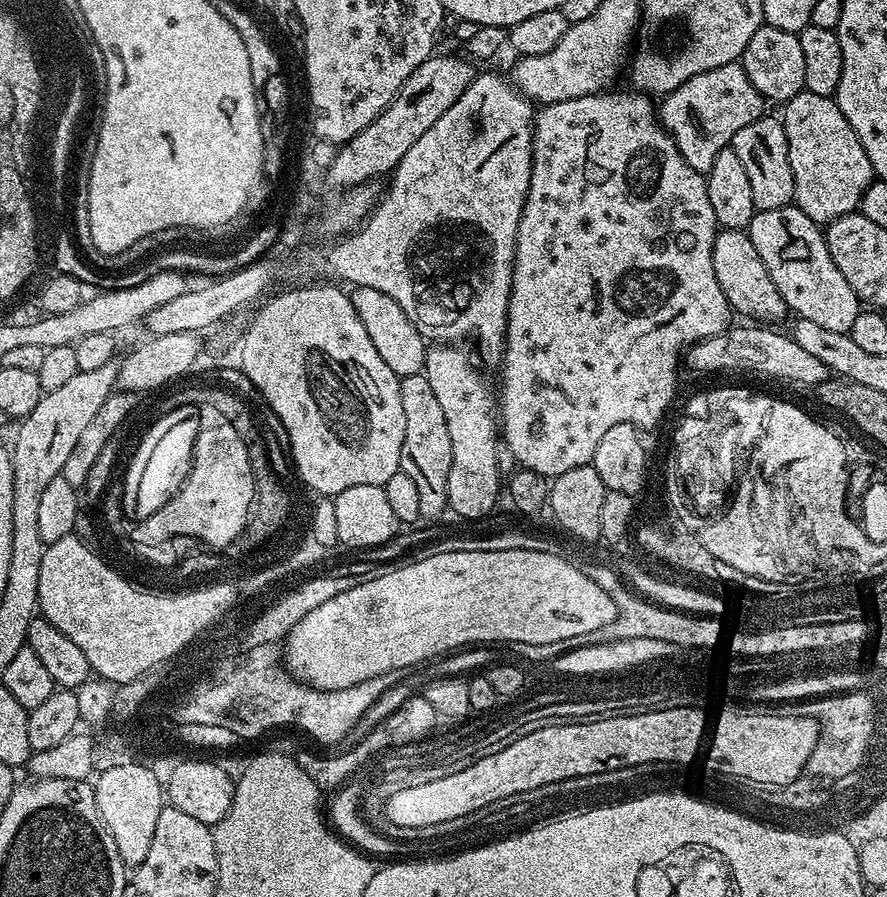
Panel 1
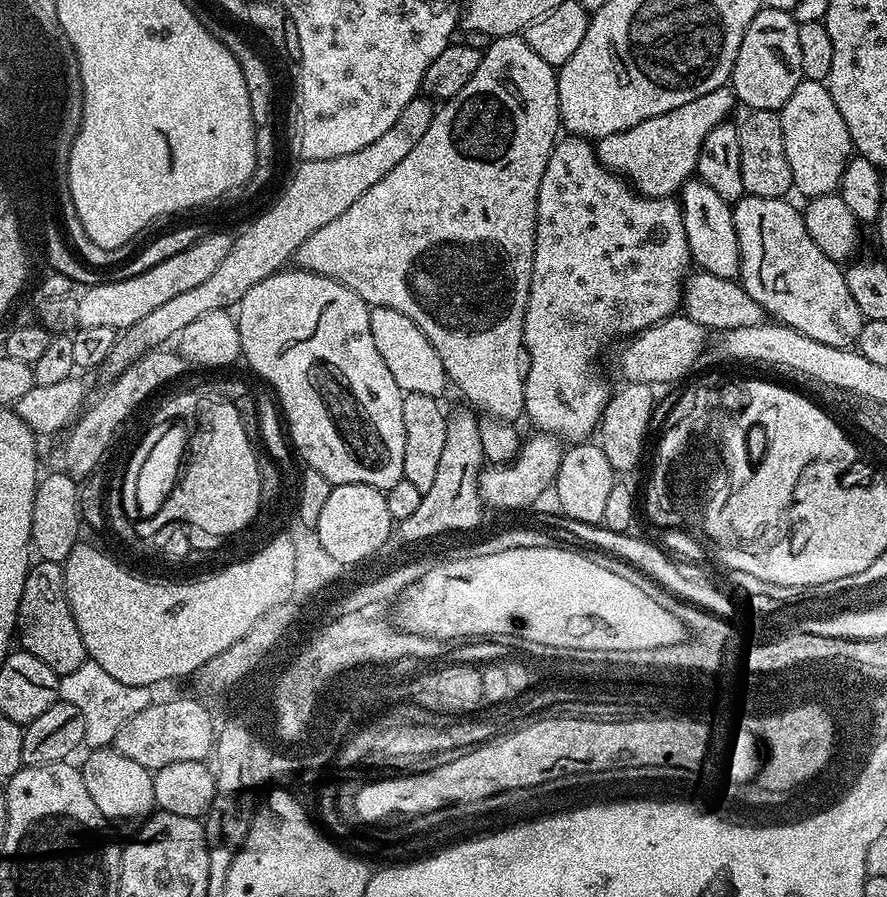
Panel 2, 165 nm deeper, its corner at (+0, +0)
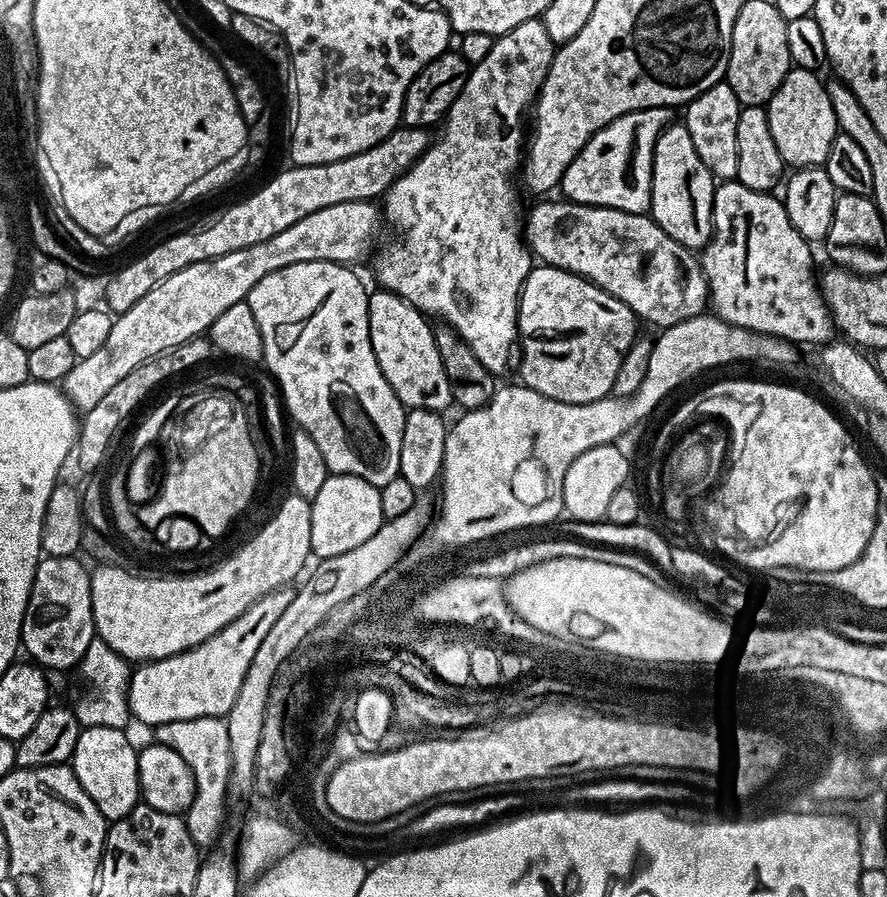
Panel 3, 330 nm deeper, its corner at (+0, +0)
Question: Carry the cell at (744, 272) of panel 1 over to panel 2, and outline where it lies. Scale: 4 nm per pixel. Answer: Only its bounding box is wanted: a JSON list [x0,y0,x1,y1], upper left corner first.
[678,178,740,280]

